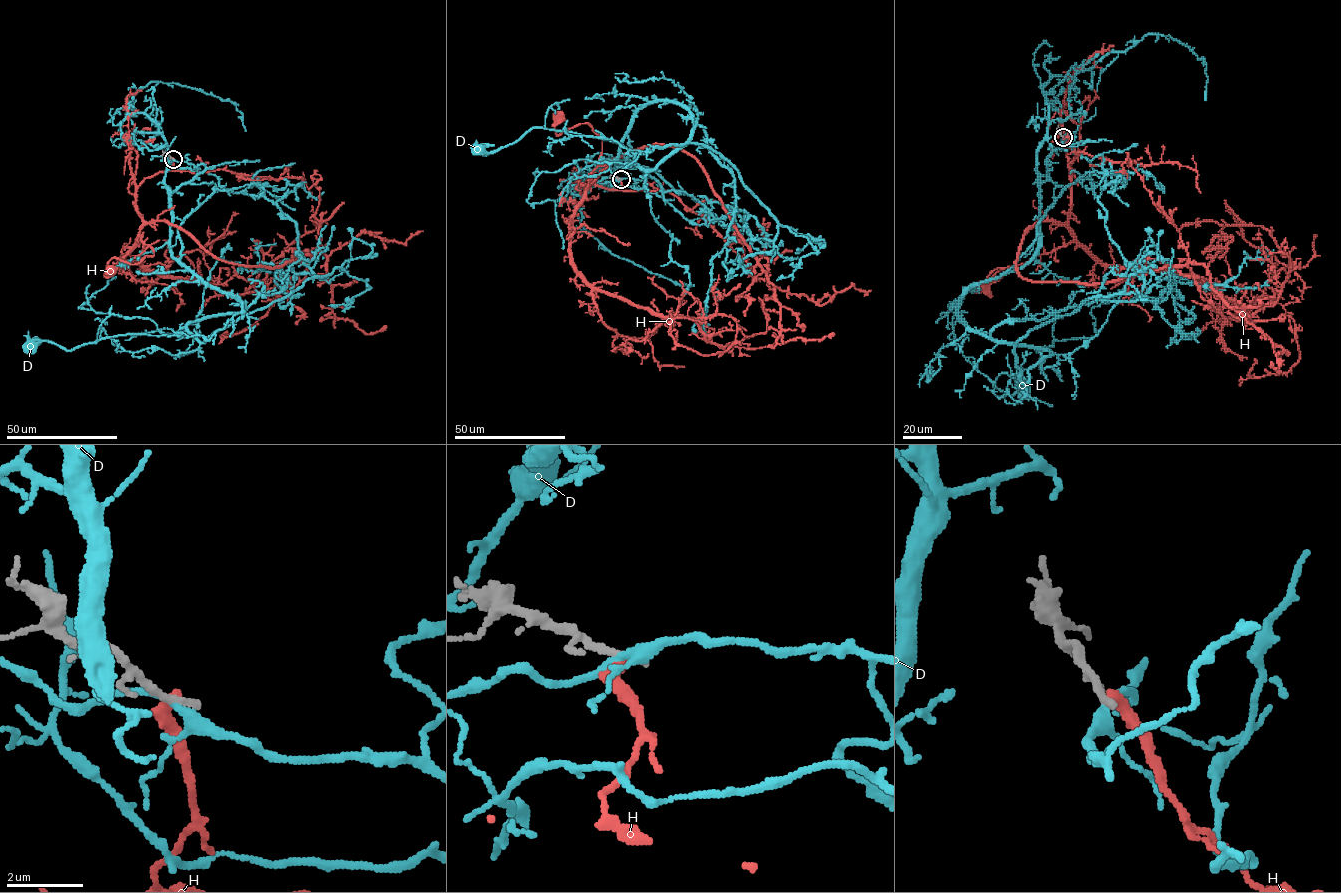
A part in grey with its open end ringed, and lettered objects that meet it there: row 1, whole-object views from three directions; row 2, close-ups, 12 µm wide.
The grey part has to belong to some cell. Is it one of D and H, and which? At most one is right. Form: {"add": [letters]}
{"add": []}

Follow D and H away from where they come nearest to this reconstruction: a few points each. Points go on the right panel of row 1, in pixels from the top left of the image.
D: (1063, 137), (1040, 185), (1037, 251), (975, 282), (958, 308), (979, 333), (1049, 352), (993, 383), (1024, 391)
H: (1063, 137), (1076, 153), (1069, 167), (1067, 227), (1074, 240), (997, 268), (987, 278), (1003, 274), (978, 287)

